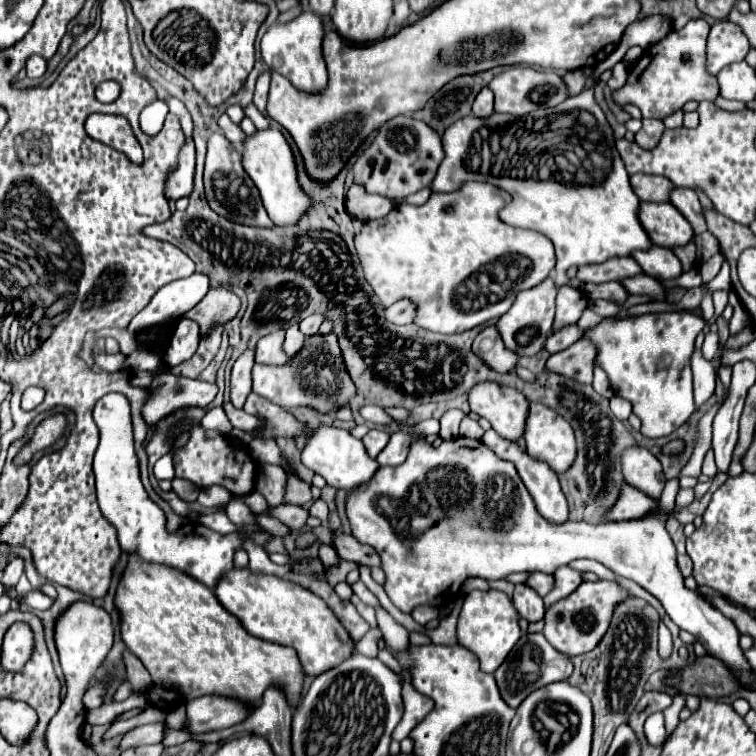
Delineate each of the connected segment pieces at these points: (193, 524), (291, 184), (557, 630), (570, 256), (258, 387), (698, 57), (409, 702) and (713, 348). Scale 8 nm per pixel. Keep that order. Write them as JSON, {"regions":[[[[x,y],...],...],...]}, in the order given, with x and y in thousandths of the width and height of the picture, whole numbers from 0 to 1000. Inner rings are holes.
{"regions":[[[[147,520],[126,536],[123,552],[134,570],[134,583],[123,610],[128,663],[142,689],[147,689],[147,694],[155,700],[160,726],[165,731],[179,729],[200,745],[234,750],[282,779],[290,763],[298,755],[308,753],[308,731],[311,726],[321,724],[324,705],[313,702],[306,708],[287,708],[284,702],[261,689],[245,689],[231,705],[221,705],[218,680],[209,668],[197,663],[197,655],[189,647],[184,631],[184,607],[176,594],[171,530],[157,520]]],[[[353,168],[348,173],[337,173],[335,179],[324,181],[316,202],[319,202],[321,224],[327,226],[327,231],[340,245],[340,250],[345,255],[345,263],[348,263],[348,271],[351,271],[353,284],[358,287],[358,292],[364,298],[385,298],[385,295],[396,292],[393,287],[398,287],[406,279],[406,271],[411,266],[393,245],[393,226],[390,226],[388,200],[385,200],[382,189],[377,187],[374,176],[366,168]]],[[[795,766],[790,771],[774,769],[771,774],[766,774],[766,779],[761,784],[755,784],[745,795],[737,795],[729,803],[724,803],[718,840],[737,861],[747,864],[750,869],[779,864],[792,853],[792,848],[803,837],[811,808],[819,800],[819,795],[829,792],[832,787],[835,784],[829,779],[824,779],[816,769],[800,769],[800,766]]],[[[774,118],[769,126],[750,131],[734,144],[745,144],[745,149],[729,149],[729,144],[710,144],[689,155],[652,149],[647,155],[612,155],[602,160],[602,165],[591,168],[591,176],[586,176],[583,181],[589,210],[581,221],[581,231],[573,237],[570,250],[591,255],[607,250],[615,239],[623,237],[636,237],[668,250],[676,258],[676,269],[671,269],[660,279],[660,290],[679,300],[713,306],[724,316],[729,316],[737,343],[737,380],[766,378],[747,364],[753,353],[803,345],[803,340],[829,340],[835,332],[861,327],[861,319],[843,292],[845,263],[832,245],[832,229],[827,226],[827,218],[813,197],[811,171],[798,144],[784,131],[784,120]],[[763,147],[774,147],[774,163],[763,157]]],[[[409,446],[403,462],[380,478],[374,485],[356,485],[337,480],[335,485],[335,517],[348,522],[364,536],[372,538],[414,538],[427,546],[438,546],[446,538],[462,536],[464,525],[470,522],[470,509],[462,501],[462,493],[456,491],[451,480],[451,470],[433,470],[430,454],[425,454],[425,446]]],[[[917,25],[903,38],[882,44],[882,49],[877,49],[872,57],[853,65],[848,78],[832,94],[827,115],[811,120],[811,131],[819,139],[843,139],[848,144],[851,157],[880,157],[914,131],[943,134],[951,126],[951,112],[948,102],[933,94],[935,46],[938,33],[930,25]]],[[[533,890],[533,896],[536,896],[536,906],[533,906],[530,922],[533,922],[536,940],[533,940],[528,959],[520,967],[522,980],[536,978],[544,970],[544,964],[554,956],[554,951],[560,951],[570,940],[570,925],[560,922],[557,917],[549,917],[549,911],[544,911],[544,898],[538,896],[538,890]]],[[[938,439],[933,443],[929,464],[930,471],[940,478],[951,462],[951,446],[946,439]]]]}

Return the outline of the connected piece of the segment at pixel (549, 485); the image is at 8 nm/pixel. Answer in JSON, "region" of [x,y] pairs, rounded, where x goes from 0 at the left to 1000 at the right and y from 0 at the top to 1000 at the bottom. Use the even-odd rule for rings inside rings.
{"region":[[[647,567],[642,575],[639,575],[639,586],[655,597],[663,607],[671,607],[676,610],[681,618],[684,618],[684,626],[687,631],[692,634],[694,644],[700,647],[702,657],[708,660],[708,668],[713,673],[713,679],[729,689],[729,692],[747,692],[750,689],[750,681],[753,681],[753,671],[750,671],[750,660],[745,657],[745,649],[739,647],[739,636],[737,636],[737,628],[729,623],[729,618],[721,612],[721,610],[713,610],[708,604],[702,604],[700,599],[694,599],[684,583],[673,583],[673,581],[665,581],[663,575],[657,575],[652,567]]]}

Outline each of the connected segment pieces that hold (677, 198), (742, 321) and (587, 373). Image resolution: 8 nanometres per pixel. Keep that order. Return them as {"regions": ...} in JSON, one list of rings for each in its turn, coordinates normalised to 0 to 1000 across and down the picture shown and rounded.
{"regions":[[[[893,247],[885,255],[885,269],[893,271],[893,276],[898,276],[898,282],[903,282],[903,287],[911,292],[911,298],[917,300],[917,306],[922,311],[935,303],[935,298],[930,292],[930,282],[927,282],[927,269],[925,269],[922,255],[917,250]]],[[[967,384],[963,390],[963,402],[971,407],[971,414],[964,425],[966,443],[980,439],[988,431],[988,413],[983,409],[972,385]]],[[[766,448],[747,464],[739,464],[726,472],[724,488],[731,493],[763,501],[766,507],[784,504],[784,478],[787,478],[787,456],[779,448]]]]}

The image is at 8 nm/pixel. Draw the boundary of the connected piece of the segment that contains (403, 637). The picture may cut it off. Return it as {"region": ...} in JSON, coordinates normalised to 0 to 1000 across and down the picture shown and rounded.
{"region":[[[496,803],[501,832],[507,835],[507,845],[512,851],[515,861],[528,861],[541,853],[541,840],[536,837],[536,829],[528,827],[507,803]]]}

